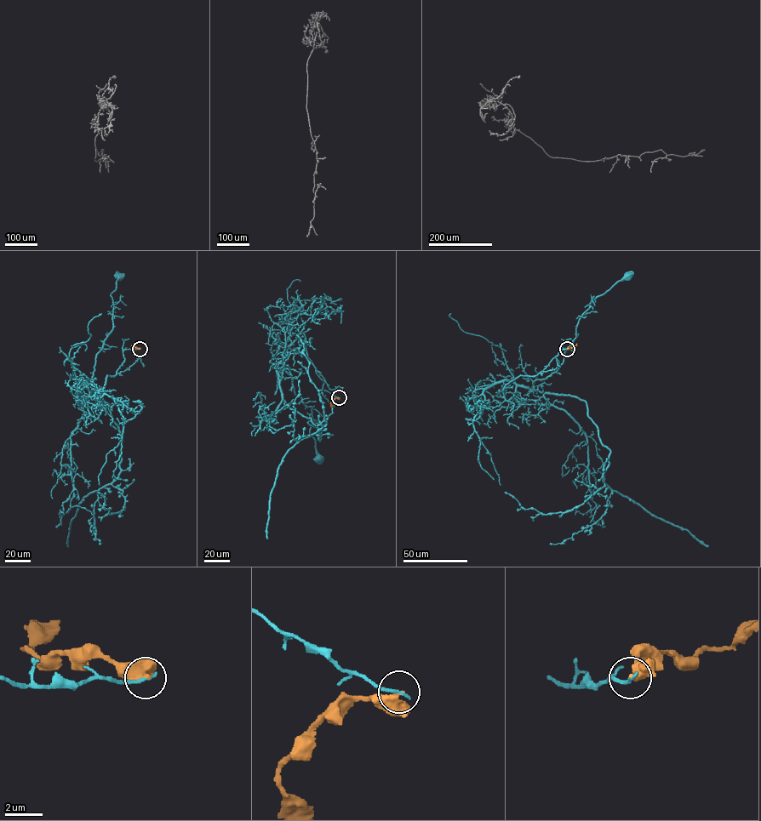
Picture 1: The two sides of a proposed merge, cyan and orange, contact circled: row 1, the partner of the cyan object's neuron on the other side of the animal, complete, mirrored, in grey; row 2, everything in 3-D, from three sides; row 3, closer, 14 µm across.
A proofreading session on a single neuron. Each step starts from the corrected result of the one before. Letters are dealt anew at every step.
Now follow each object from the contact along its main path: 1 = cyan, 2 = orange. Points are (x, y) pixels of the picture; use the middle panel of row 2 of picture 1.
1: (339, 397), (322, 390), (300, 334), (273, 363), (312, 407), (310, 434), (317, 458)
2: (339, 397), (330, 402), (334, 407)

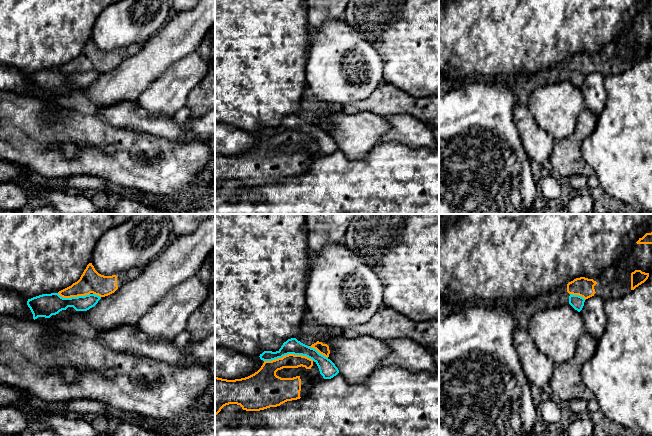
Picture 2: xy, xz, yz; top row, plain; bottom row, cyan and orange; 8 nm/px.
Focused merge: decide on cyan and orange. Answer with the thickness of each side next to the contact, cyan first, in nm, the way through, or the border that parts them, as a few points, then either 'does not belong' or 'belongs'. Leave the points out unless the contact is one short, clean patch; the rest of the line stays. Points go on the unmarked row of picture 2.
calibres 130 and 160 nm; does not belong

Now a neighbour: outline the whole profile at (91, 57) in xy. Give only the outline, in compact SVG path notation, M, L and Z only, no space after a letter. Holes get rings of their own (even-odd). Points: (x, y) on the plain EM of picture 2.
M89 39L80 55L71 62L61 66L58 70L63 74L85 72L93 69L100 73L114 69L125 58L137 54L141 50L141 44L132 44L125 50L117 52L104 52L99 50L92 39Z

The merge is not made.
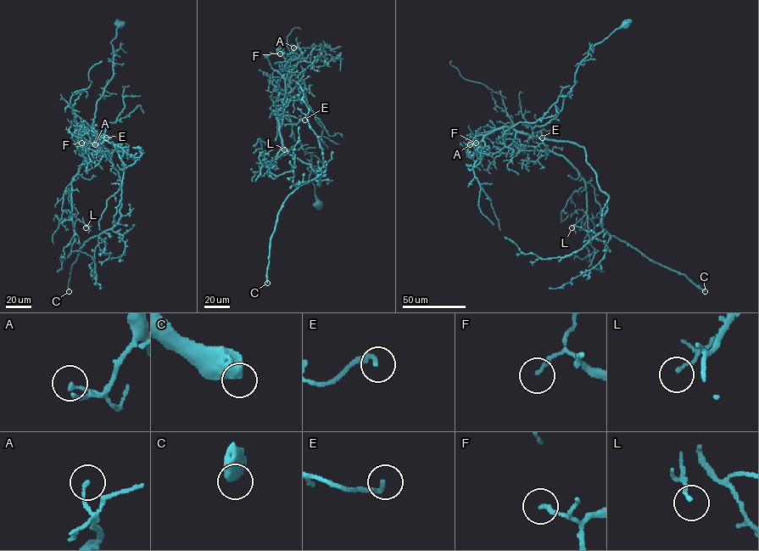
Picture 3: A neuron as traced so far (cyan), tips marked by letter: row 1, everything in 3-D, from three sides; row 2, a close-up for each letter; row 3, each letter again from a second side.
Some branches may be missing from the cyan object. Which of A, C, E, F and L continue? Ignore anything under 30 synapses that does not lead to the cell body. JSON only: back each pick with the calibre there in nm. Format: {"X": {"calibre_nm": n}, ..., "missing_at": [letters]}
{"C": {"calibre_nm": 600}, "missing_at": ["C"]}

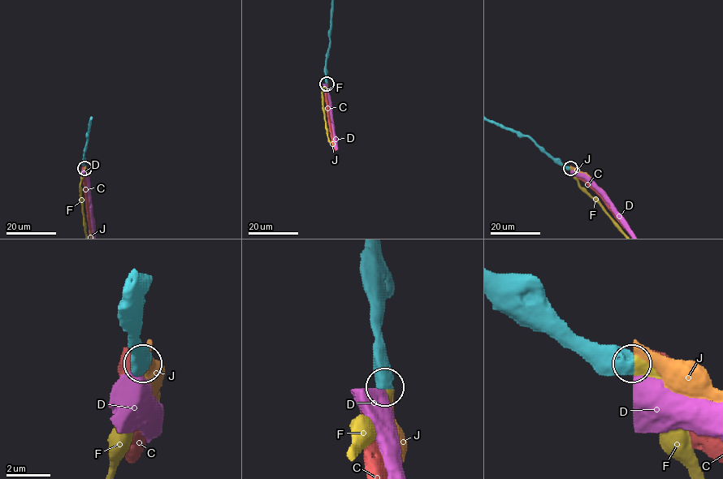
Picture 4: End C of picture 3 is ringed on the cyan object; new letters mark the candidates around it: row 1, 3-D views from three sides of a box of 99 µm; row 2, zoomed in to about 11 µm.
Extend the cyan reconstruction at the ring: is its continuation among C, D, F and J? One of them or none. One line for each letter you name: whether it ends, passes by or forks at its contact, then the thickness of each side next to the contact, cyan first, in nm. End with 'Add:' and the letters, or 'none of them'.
F: it ends | 700/550 nm
Add: F

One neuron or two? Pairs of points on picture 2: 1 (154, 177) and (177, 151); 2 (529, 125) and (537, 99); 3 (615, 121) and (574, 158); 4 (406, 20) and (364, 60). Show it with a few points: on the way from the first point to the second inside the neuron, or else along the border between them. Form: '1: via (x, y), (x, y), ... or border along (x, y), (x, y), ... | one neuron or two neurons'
1: via (160, 171), (174, 157) | one neuron
2: border along (523, 100), (533, 119), (548, 132) | two neurons
3: border along (590, 133), (581, 144), (581, 156), (594, 172) | two neurons
4: border along (359, 32), (378, 54), (383, 72) | two neurons

